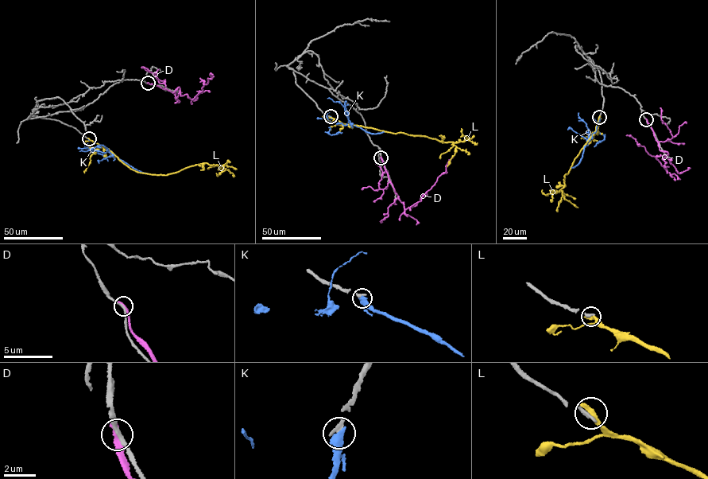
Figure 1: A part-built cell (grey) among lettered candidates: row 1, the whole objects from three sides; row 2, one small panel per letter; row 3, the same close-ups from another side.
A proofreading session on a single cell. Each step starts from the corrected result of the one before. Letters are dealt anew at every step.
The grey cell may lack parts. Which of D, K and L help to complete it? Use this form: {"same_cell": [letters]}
{"same_cell": []}

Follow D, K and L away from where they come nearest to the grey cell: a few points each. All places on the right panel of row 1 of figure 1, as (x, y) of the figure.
D: (646, 119), (659, 149), (667, 153), (662, 159), (667, 172), (644, 146), (626, 135)
K: (599, 117), (595, 131), (588, 140), (589, 130), (585, 122), (578, 118), (578, 113)
L: (599, 117), (593, 134), (564, 177), (563, 188), (556, 193), (546, 195), (542, 190)

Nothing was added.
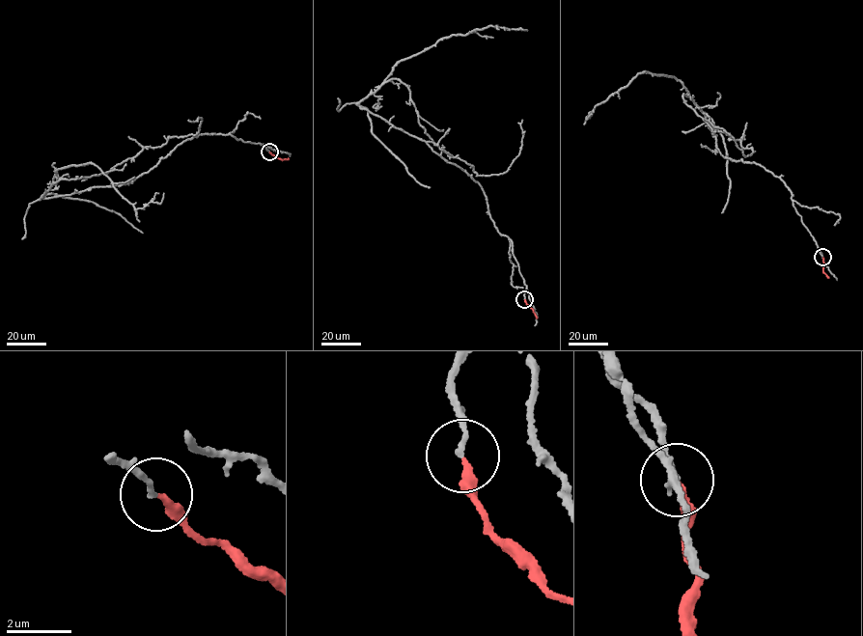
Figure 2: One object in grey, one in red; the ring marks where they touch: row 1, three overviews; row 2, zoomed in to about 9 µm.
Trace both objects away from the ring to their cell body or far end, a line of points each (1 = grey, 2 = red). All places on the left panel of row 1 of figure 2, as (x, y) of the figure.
1: (269, 152), (199, 134), (125, 184), (41, 198), (60, 179), (194, 135), (202, 119), (191, 121)
2: (269, 152), (280, 158), (289, 158)

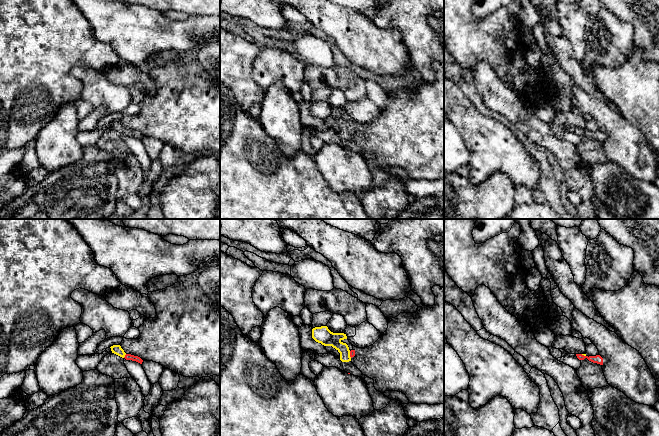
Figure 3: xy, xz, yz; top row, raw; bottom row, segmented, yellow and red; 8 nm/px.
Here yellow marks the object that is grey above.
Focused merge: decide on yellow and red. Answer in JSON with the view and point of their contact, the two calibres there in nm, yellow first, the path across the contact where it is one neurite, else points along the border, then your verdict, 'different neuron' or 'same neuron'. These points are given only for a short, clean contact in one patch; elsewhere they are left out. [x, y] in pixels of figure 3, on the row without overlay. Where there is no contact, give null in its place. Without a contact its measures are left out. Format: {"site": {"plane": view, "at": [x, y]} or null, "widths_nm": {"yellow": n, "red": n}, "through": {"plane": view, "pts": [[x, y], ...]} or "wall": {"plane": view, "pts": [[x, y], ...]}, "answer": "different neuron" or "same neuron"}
{"site": {"plane": "xy", "at": [124, 132]}, "widths_nm": {"yellow": 80, "red": 50}, "through": {"plane": "xy", "pts": [[116, 125], [124, 132], [128, 132]]}, "answer": "same neuron"}

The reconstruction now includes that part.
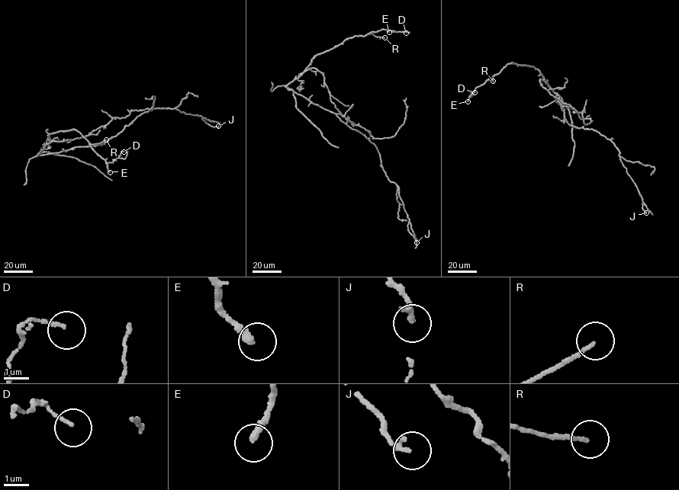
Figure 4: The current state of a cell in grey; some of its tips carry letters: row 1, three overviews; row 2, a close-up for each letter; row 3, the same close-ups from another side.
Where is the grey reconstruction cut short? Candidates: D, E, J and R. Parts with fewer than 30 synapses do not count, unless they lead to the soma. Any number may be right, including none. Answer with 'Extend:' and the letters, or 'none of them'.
Extend: E

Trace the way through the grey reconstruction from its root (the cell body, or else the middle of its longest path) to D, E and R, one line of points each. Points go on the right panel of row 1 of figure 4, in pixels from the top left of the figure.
D: (558, 99), (538, 69), (511, 62), (477, 87), (471, 95), (474, 92)
E: (558, 99), (538, 69), (511, 62), (477, 87), (468, 101)
R: (558, 99), (540, 71), (533, 66), (511, 62), (493, 76), (493, 81)

